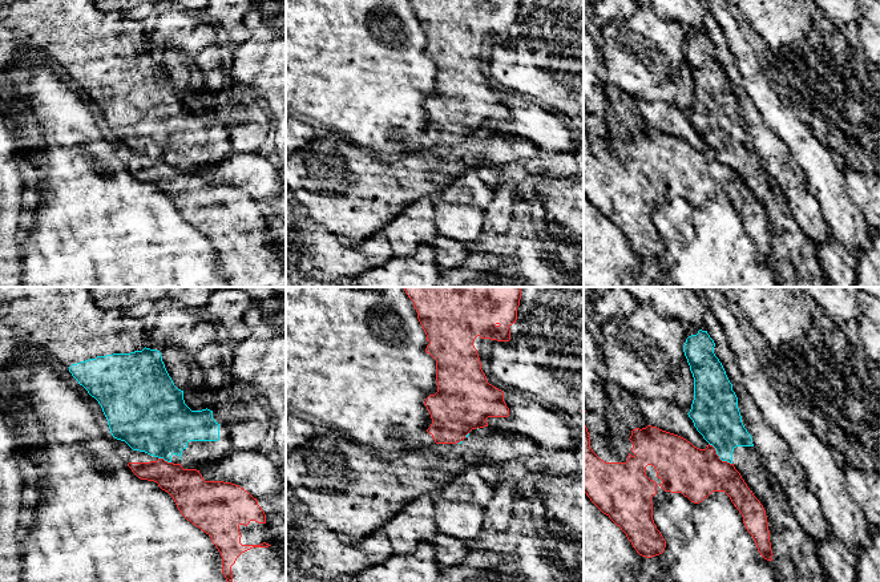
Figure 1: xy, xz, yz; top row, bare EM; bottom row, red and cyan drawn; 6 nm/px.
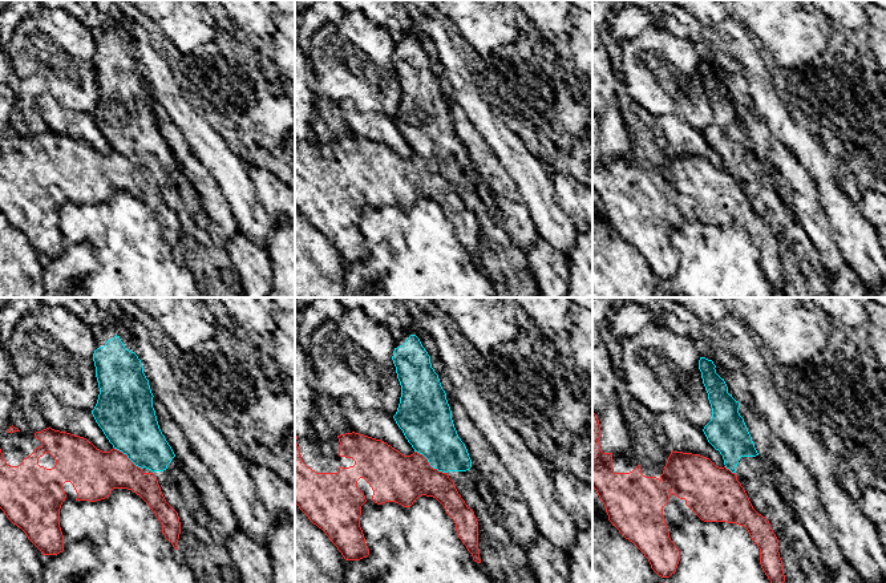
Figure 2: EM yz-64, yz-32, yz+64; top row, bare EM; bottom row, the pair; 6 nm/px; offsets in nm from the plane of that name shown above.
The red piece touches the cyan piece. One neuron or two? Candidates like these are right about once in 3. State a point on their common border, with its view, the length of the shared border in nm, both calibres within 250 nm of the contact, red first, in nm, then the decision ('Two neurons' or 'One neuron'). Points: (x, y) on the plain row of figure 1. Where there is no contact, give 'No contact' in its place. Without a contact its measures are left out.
Touches red at yz (718, 158). Shared border 190 nm. Thickness 300 nm (red) against 280 nm. Two neurons

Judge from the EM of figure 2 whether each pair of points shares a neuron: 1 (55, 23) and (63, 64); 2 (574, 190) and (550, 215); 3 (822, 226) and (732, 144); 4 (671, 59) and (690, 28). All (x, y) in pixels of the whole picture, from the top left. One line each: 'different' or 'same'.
1: same
2: different
3: different
4: different

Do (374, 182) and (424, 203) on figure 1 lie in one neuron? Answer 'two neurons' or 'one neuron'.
two neurons

